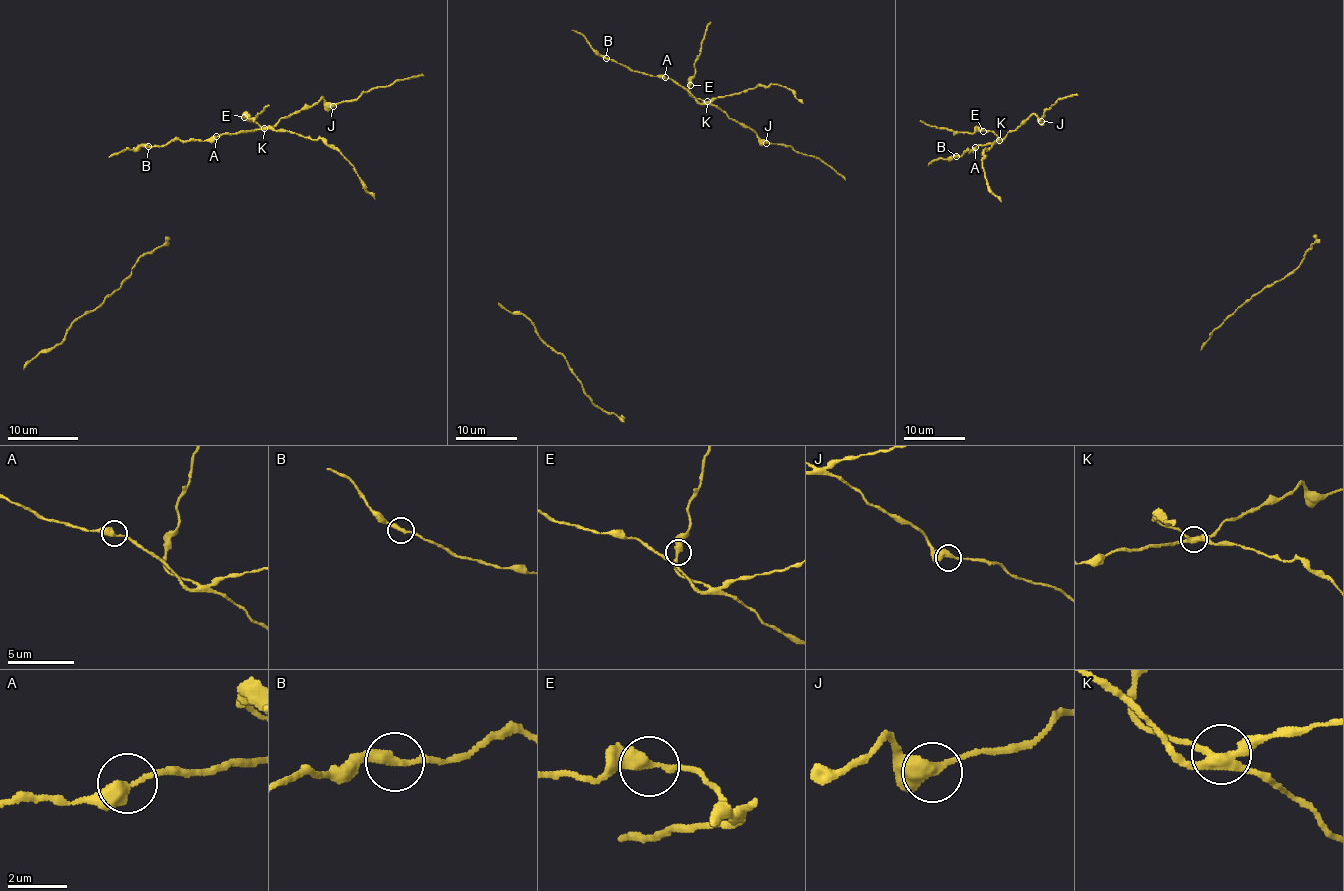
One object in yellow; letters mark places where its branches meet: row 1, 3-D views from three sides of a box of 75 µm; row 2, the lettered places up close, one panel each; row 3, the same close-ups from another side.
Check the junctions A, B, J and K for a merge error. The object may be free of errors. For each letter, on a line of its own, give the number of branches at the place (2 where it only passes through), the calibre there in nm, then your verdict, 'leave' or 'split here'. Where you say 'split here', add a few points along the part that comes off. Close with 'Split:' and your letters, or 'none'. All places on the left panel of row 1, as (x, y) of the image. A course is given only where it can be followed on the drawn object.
A: 2 | 400 nm | leave
B: 2 | 280 nm | leave
J: 3 | 360 nm | leave
K: 4 | 340 nm | split here | (264, 127), (292, 131), (312, 140), (320, 138), (338, 150), (363, 187), (375, 198)
Split: K

